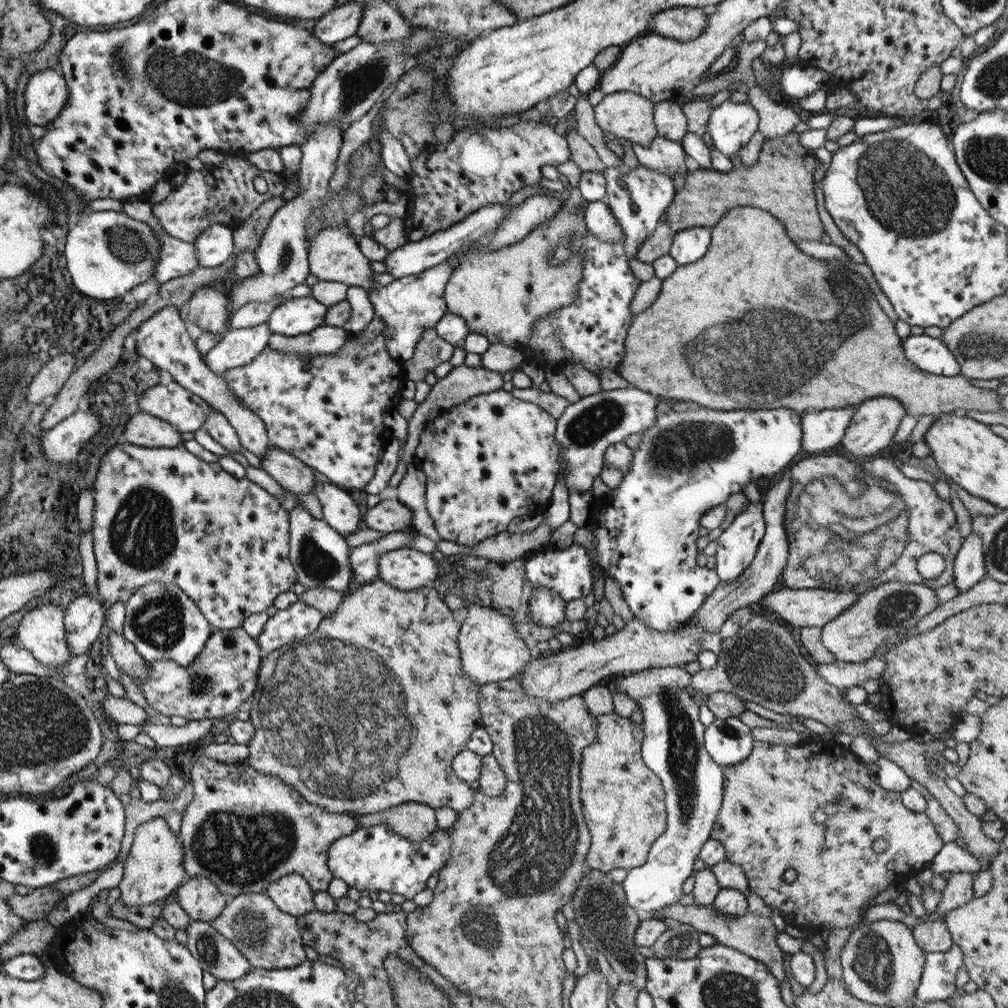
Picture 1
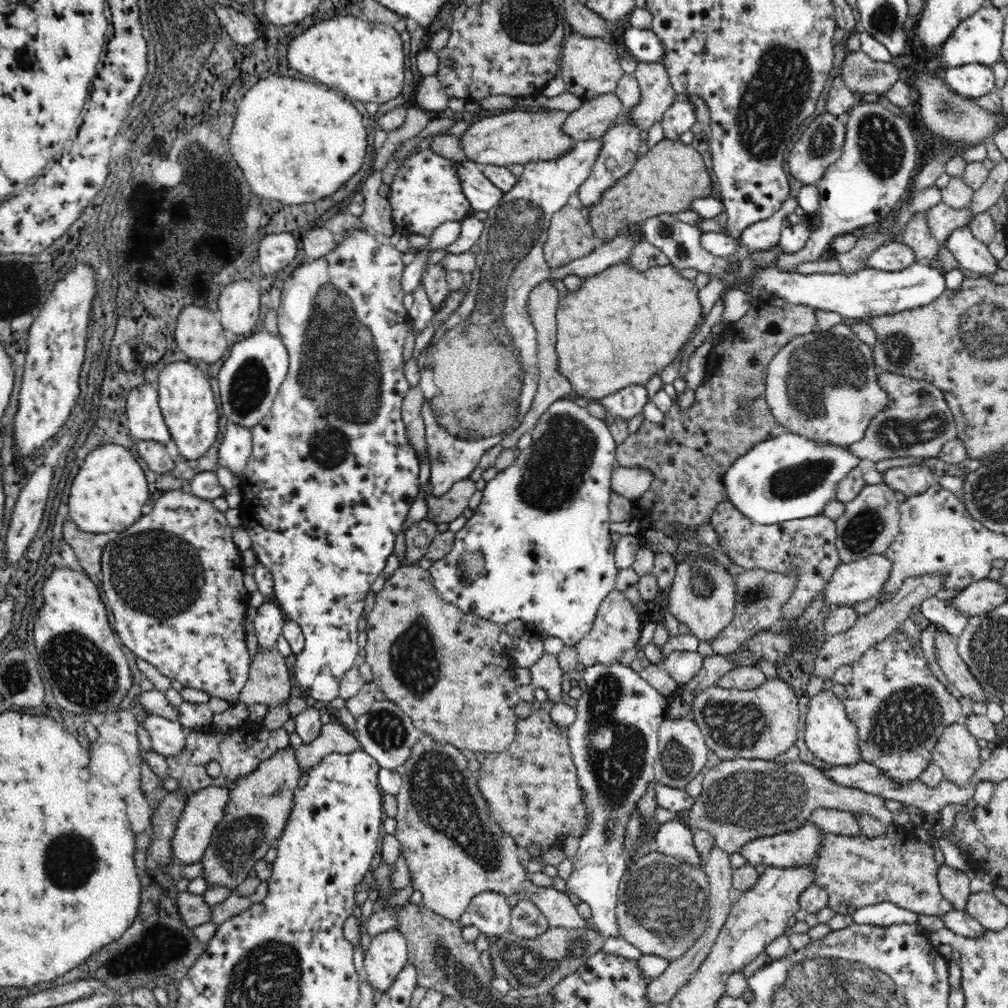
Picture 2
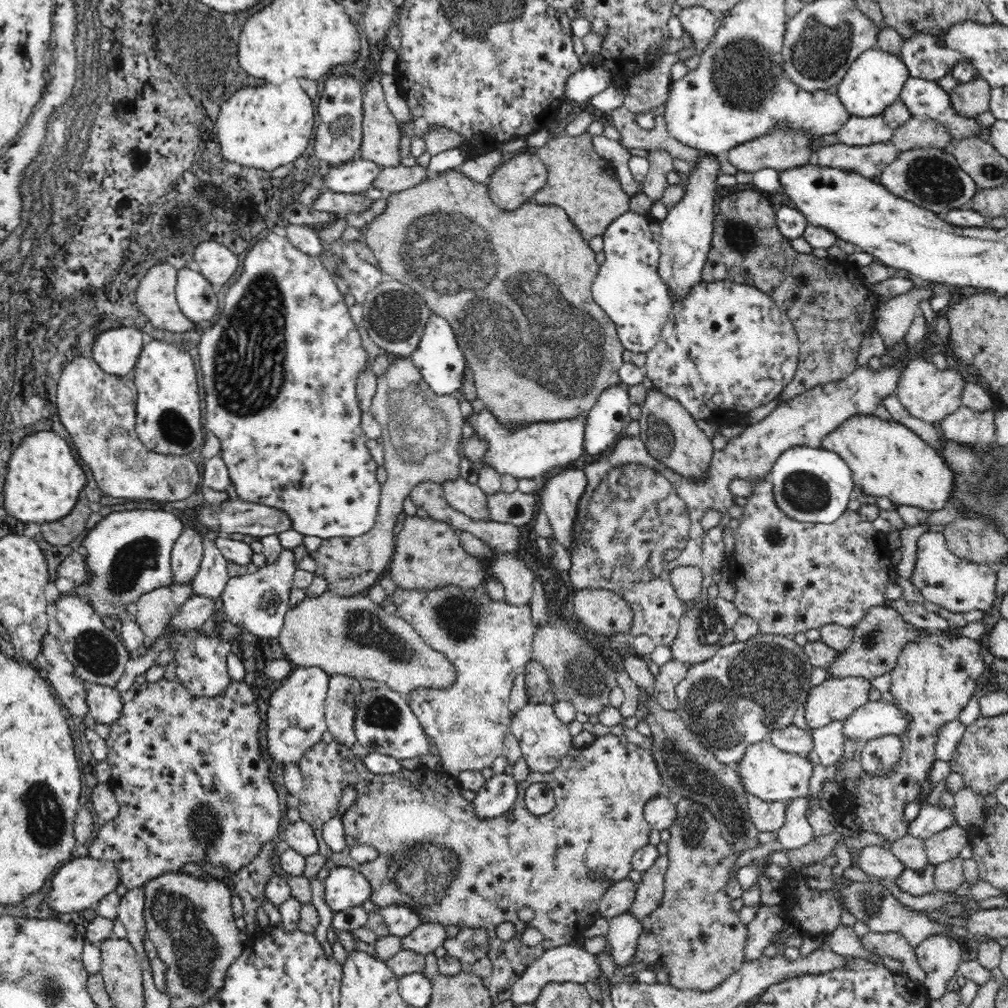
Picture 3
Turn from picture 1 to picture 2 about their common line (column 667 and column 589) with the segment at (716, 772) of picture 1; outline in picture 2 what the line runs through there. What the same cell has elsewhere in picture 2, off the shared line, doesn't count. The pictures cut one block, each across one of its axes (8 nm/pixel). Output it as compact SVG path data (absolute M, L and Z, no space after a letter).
M612 664L612 666L592 666L584 670L584 692L578 692L574 698L576 708L576 720L572 726L568 726L568 740L572 748L572 760L578 770L578 786L582 790L582 806L586 806L586 828L580 836L580 846L576 856L572 858L574 870L566 884L568 892L578 894L586 906L592 908L592 920L596 924L596 930L602 932L606 938L622 938L618 928L618 892L622 878L626 870L630 868L628 850L624 846L626 842L626 826L630 824L632 814L638 812L638 802L642 796L648 794L648 786L656 782L654 774L654 762L660 754L660 738L658 730L662 722L668 718L668 700L662 692L648 686L638 674L634 674L630 668Z

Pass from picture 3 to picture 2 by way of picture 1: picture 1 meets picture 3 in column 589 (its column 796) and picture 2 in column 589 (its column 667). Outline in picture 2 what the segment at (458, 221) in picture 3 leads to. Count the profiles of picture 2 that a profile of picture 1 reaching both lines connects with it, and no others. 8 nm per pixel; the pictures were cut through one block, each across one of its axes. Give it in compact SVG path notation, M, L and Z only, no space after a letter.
M628 260L608 266L606 270L582 278L578 290L568 290L556 310L556 370L572 384L572 394L586 400L604 400L634 384L648 384L648 380L674 362L680 348L692 338L700 320L700 292L694 282L682 280L674 266L658 266L652 270L636 270Z

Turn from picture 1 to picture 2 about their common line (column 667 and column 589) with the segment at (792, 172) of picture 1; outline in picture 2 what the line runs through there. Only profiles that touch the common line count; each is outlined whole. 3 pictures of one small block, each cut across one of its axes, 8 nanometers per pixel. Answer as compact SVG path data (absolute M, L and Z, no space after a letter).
M662 140L648 154L640 154L634 170L618 180L610 190L604 190L598 204L590 206L588 224L594 228L598 240L610 242L622 228L638 224L646 218L656 218L660 214L682 214L692 210L694 198L710 198L710 176L706 164L692 144L682 144L678 140Z

